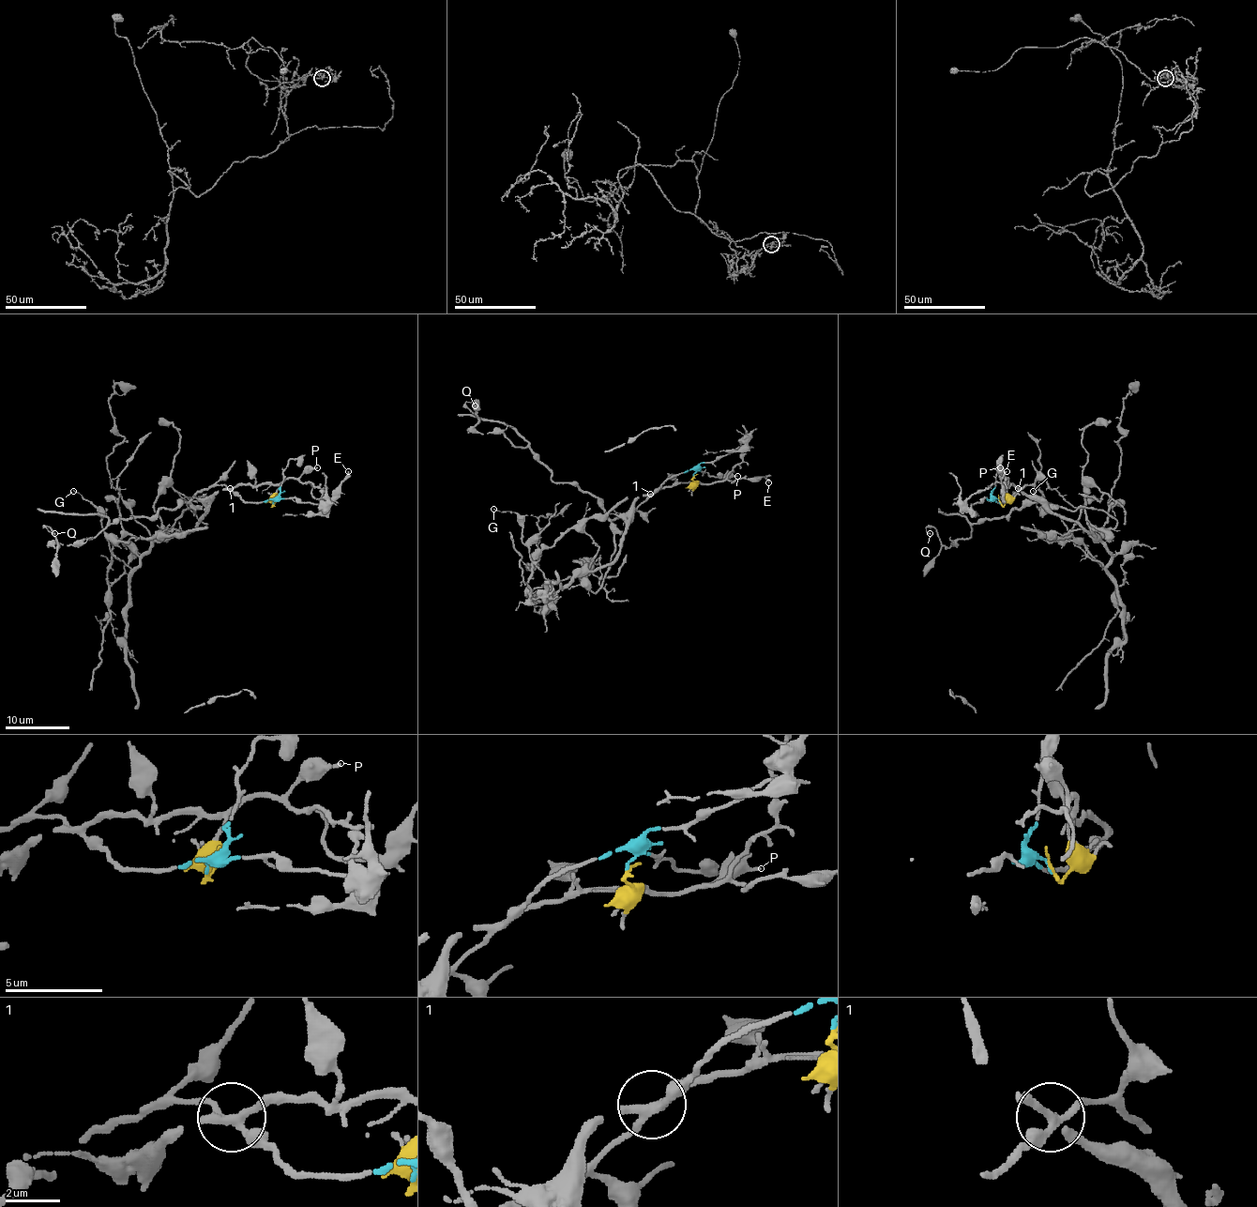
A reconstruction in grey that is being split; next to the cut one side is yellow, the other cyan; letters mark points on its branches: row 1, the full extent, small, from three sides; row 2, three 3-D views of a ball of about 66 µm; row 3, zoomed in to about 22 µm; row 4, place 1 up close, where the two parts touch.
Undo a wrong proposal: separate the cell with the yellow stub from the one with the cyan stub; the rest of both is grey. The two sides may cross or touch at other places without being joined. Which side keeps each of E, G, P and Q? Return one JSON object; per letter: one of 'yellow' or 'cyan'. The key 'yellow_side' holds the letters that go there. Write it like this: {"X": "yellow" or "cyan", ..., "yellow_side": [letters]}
{"E": "yellow", "G": "yellow", "P": "yellow", "Q": "cyan", "yellow_side": ["E", "G", "P"]}

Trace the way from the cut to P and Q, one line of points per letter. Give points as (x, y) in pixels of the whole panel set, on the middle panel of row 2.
P: (694, 474), (692, 480), (695, 482), (706, 484), (737, 476)
Q: (694, 474), (668, 478), (612, 520), (592, 494), (554, 482), (527, 447), (474, 427), (465, 403), (476, 406)

